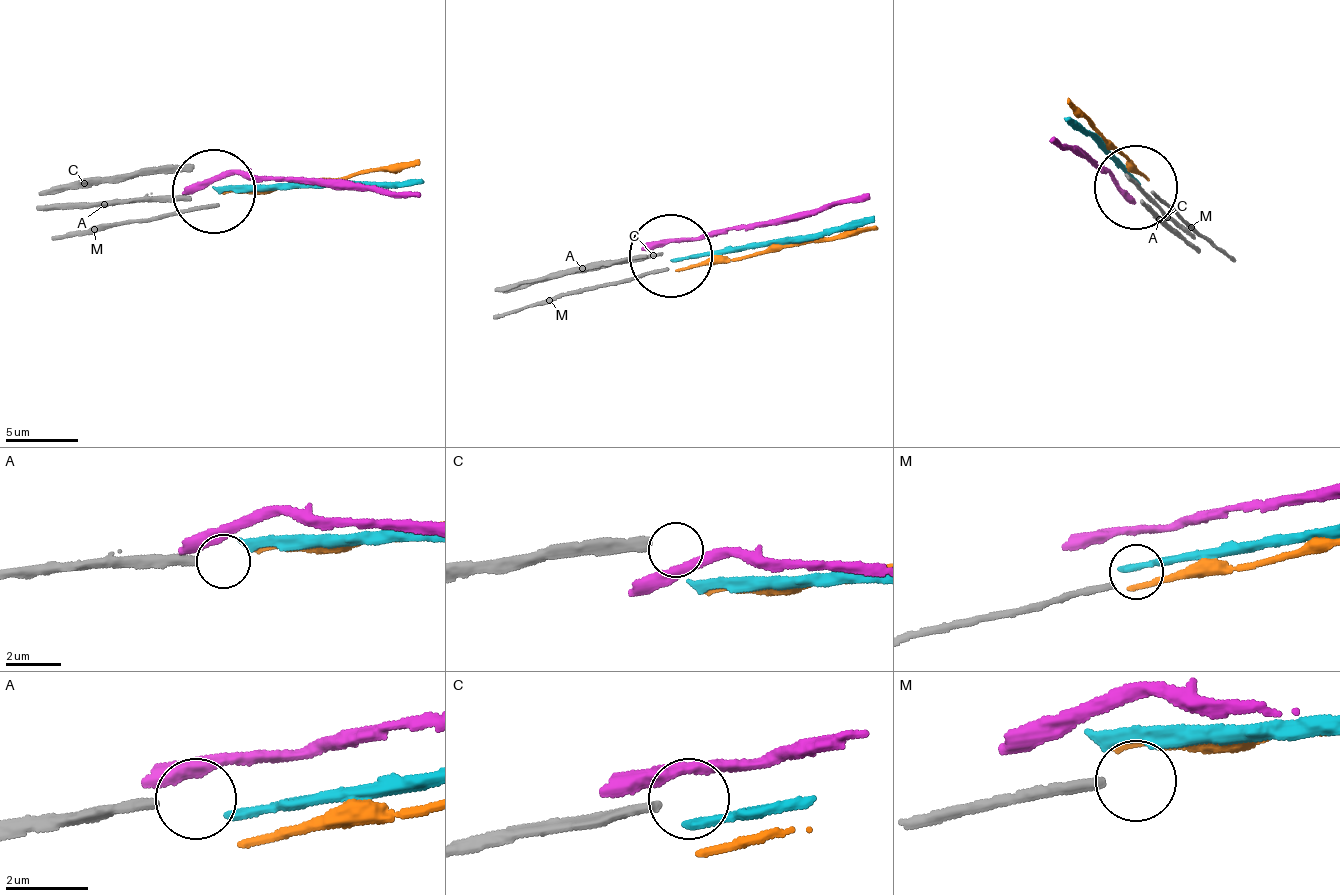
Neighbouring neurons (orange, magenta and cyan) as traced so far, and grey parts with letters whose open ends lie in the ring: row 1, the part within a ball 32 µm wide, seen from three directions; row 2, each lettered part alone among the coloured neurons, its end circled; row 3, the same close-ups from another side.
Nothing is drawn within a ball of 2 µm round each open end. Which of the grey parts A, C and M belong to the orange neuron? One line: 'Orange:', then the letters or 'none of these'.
Orange: none of these

